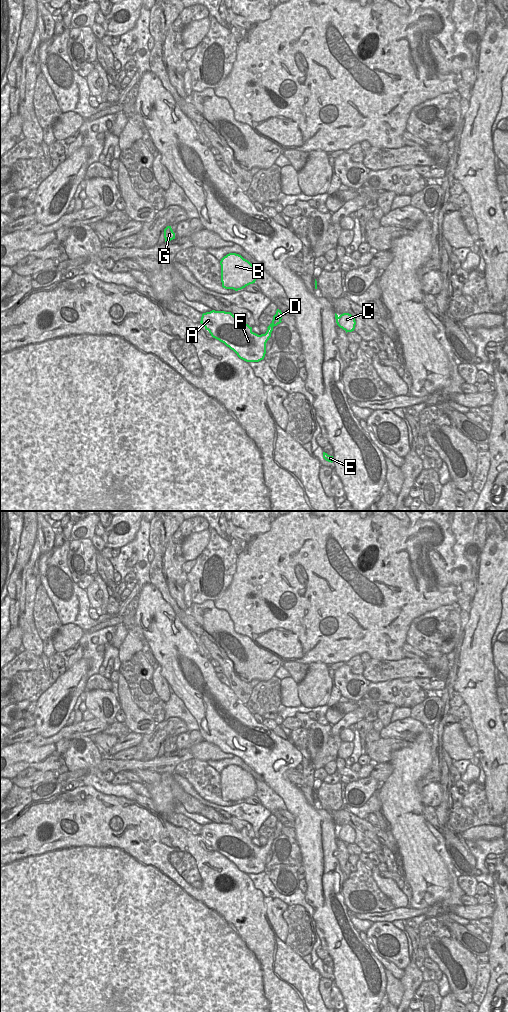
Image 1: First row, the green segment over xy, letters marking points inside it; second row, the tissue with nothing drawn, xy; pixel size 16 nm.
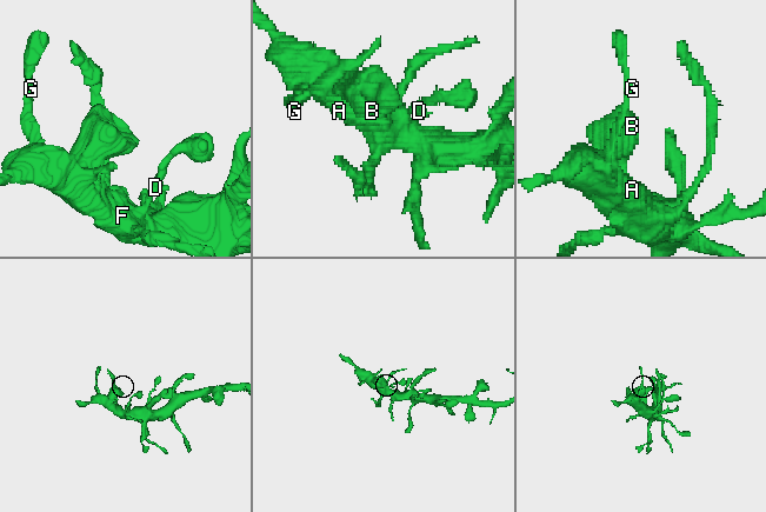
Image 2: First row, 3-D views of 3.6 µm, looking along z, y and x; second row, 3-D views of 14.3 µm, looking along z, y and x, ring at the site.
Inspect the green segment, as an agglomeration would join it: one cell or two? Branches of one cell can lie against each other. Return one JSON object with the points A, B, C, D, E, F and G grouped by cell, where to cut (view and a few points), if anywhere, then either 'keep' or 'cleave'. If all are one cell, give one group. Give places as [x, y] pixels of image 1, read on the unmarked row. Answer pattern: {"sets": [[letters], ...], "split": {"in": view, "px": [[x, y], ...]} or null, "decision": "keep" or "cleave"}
{"sets": [["A", "B", "C", "D", "E", "F", "G"]], "split": null, "decision": "keep"}

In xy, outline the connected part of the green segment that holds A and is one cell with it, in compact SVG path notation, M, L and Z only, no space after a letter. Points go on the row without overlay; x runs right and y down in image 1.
M277 821L273 828L272 835L267 839L265 846L258 847L252 843L252 839L248 836L238 832L231 824L215 823L206 824L202 826L200 835L209 843L211 848L227 859L233 862L237 868L246 874L259 874L264 871L266 866L266 855L271 849L273 839L280 836L283 825Z

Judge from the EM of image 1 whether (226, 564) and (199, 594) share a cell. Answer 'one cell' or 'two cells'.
one cell

